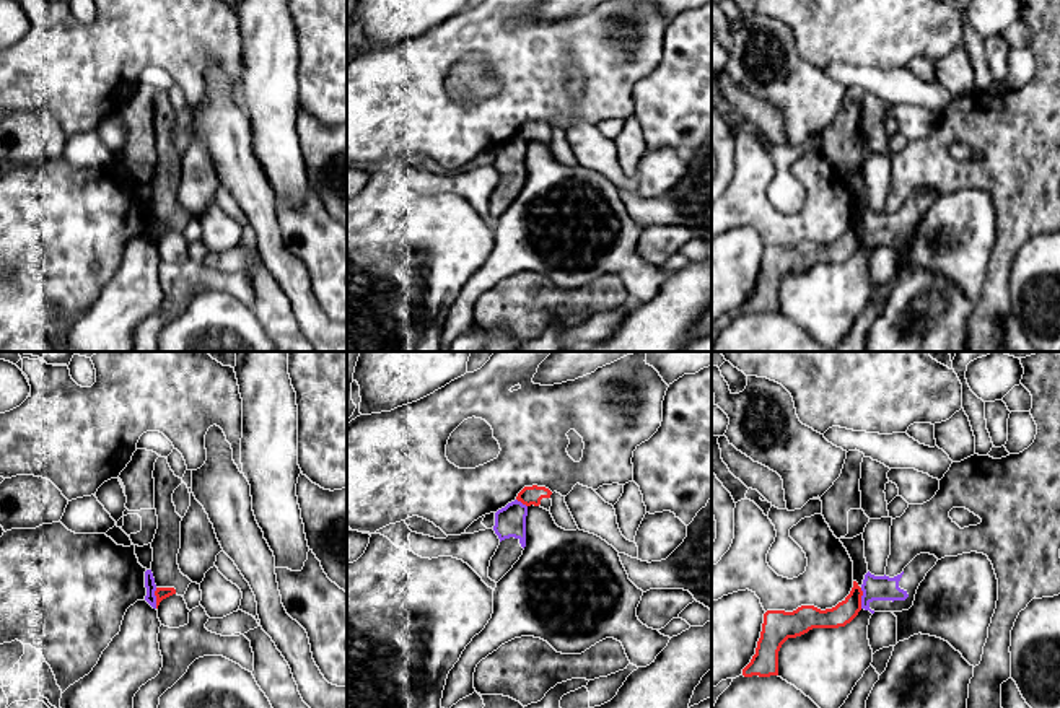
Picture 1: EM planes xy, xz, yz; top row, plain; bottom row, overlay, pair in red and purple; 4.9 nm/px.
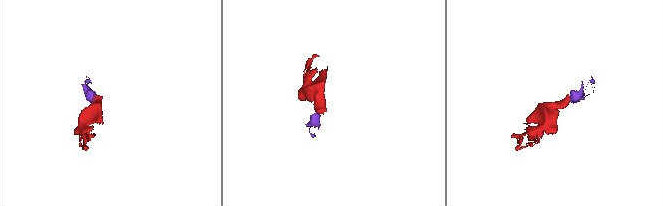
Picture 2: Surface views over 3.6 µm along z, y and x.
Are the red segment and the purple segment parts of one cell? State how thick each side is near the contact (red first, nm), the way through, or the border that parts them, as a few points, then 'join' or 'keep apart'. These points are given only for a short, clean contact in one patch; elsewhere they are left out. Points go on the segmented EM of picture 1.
60 nm thick on the red side, 60 nm on the other; border along xy (157, 588), (155, 607); keep apart

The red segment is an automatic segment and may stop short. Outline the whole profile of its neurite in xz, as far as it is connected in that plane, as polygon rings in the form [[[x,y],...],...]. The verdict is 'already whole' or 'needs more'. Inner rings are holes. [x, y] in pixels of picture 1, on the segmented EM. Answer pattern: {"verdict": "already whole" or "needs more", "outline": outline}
{"verdict": "needs more", "outline": [[[532,485],[532,487],[524,487],[518,493],[516,500],[526,506],[534,505],[534,506],[541,506],[541,508],[550,511],[550,506],[552,506],[550,495],[552,495],[552,492],[549,488]]]}

